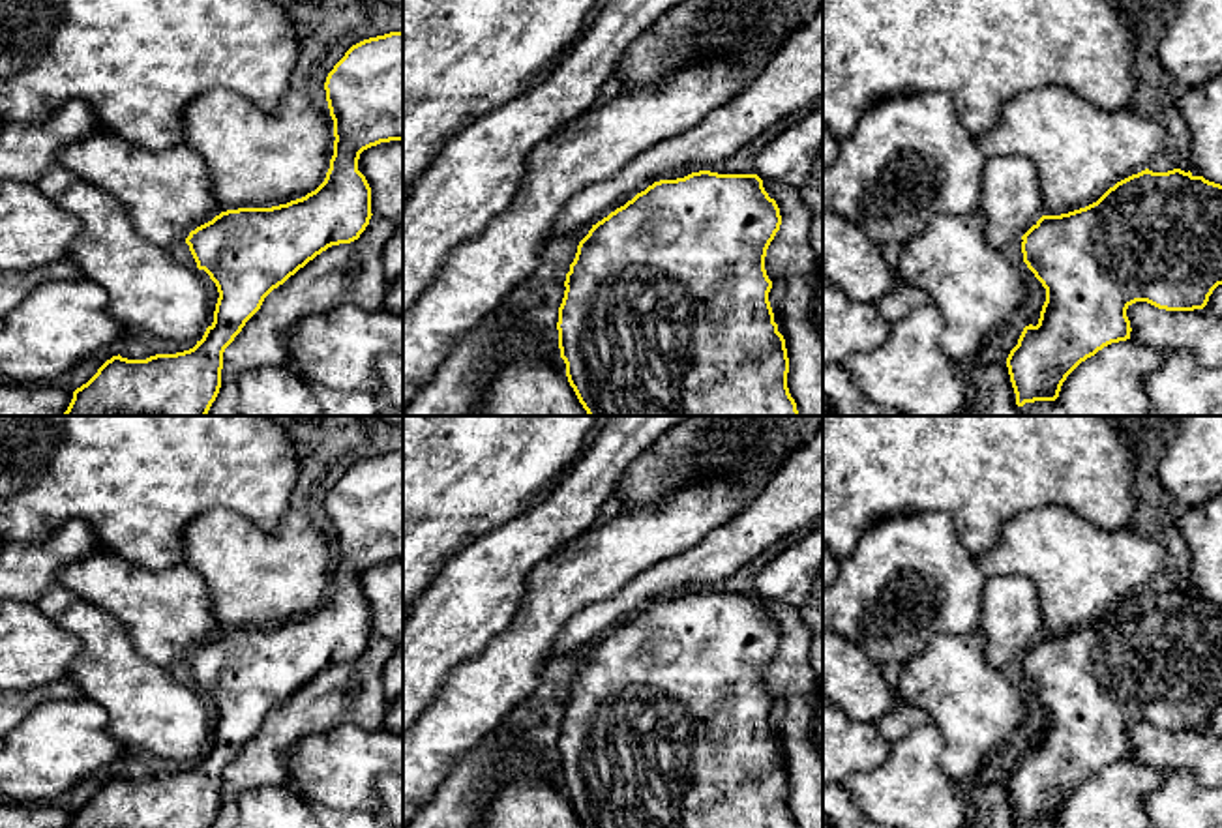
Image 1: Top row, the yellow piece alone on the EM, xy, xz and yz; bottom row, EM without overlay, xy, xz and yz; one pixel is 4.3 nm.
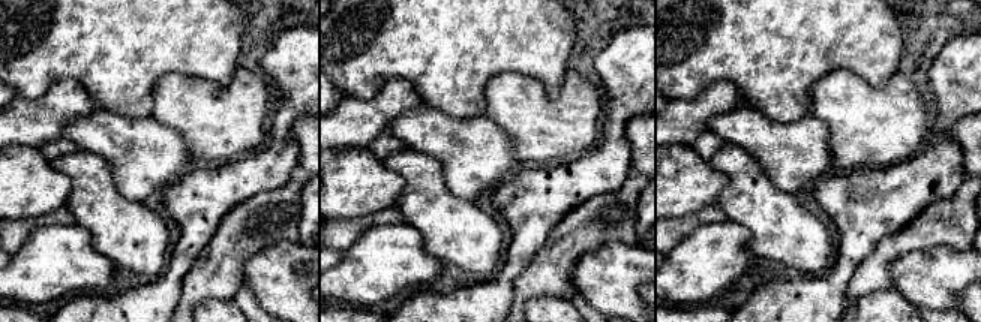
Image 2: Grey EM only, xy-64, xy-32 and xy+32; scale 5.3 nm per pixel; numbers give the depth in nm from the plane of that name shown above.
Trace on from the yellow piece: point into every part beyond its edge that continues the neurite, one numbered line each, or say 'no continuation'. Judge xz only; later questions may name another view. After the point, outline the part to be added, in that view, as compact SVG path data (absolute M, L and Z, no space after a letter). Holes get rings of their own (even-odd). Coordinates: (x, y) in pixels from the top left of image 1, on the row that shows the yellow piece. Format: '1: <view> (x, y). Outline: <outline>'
no continuation

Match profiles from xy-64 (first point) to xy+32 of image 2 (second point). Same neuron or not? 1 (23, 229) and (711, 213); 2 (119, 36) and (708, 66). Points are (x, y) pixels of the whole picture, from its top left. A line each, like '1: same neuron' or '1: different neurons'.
1: same neuron
2: same neuron

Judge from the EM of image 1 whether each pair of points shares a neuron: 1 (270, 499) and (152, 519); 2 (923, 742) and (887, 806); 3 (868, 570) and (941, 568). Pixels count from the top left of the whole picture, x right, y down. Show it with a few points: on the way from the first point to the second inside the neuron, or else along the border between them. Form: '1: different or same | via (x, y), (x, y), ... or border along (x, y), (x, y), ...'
1: same | via (240, 493), (182, 493)
2: same | via (919, 757), (902, 791)
3: same | via (887, 570), (894, 564), (923, 568)

